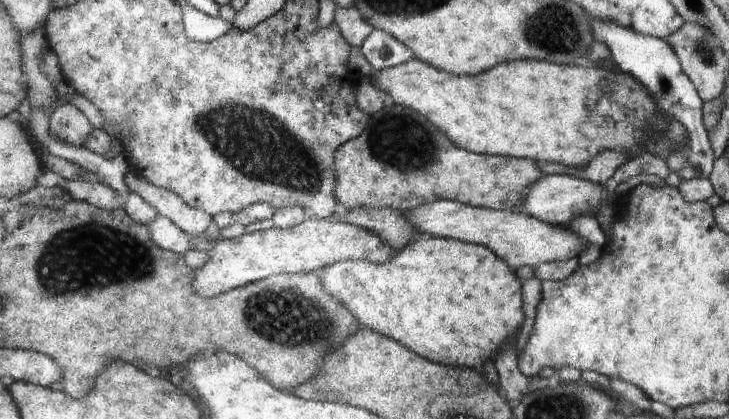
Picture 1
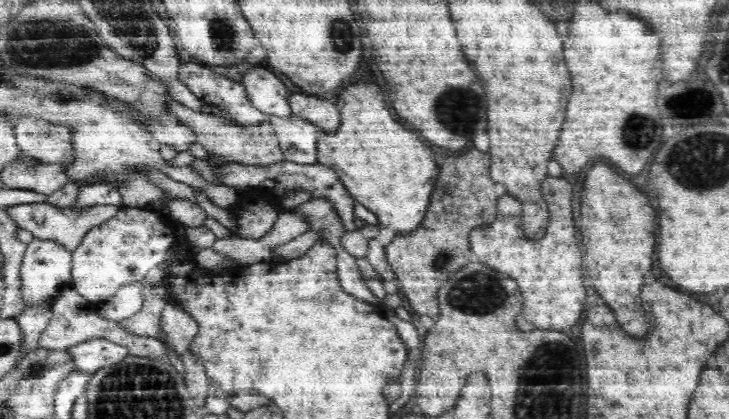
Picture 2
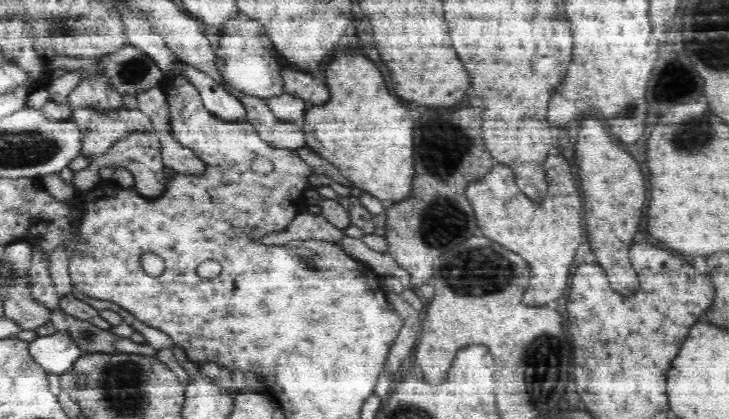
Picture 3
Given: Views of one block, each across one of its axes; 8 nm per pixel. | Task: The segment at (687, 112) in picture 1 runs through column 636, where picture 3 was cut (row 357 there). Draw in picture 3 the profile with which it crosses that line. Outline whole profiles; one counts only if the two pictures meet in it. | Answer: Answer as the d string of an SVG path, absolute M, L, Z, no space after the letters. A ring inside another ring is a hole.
M66 331L34 338L28 344L28 351L47 373L59 375L68 372L80 356L88 353L80 349Z

